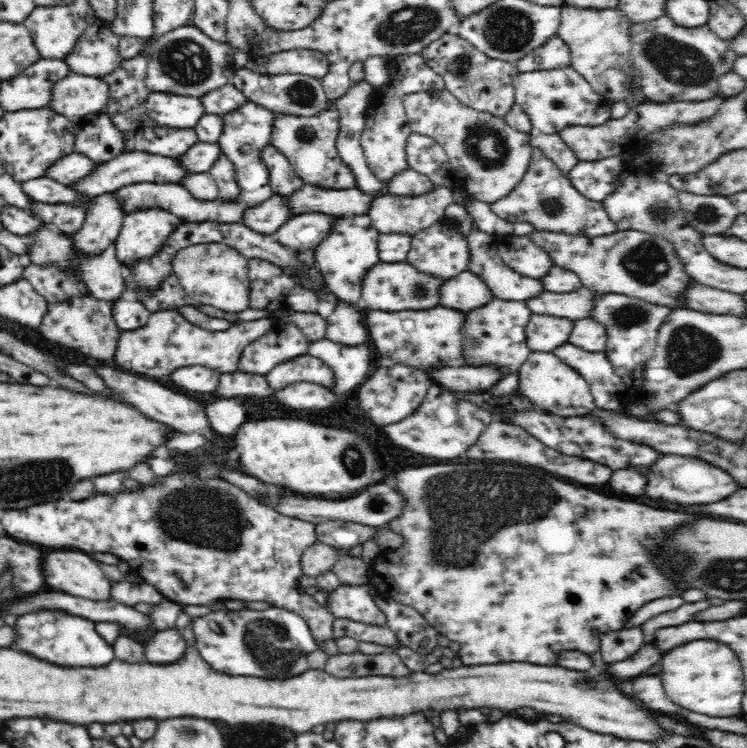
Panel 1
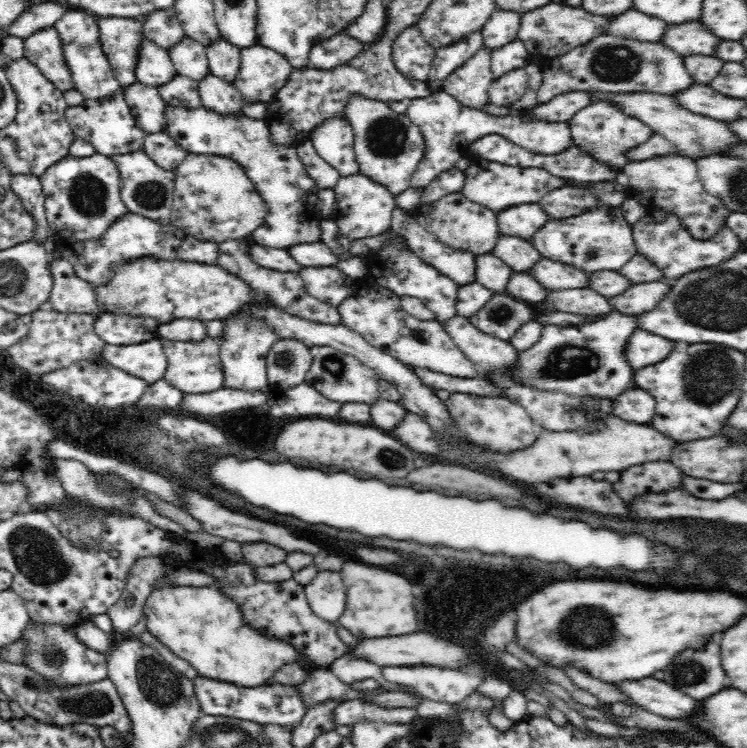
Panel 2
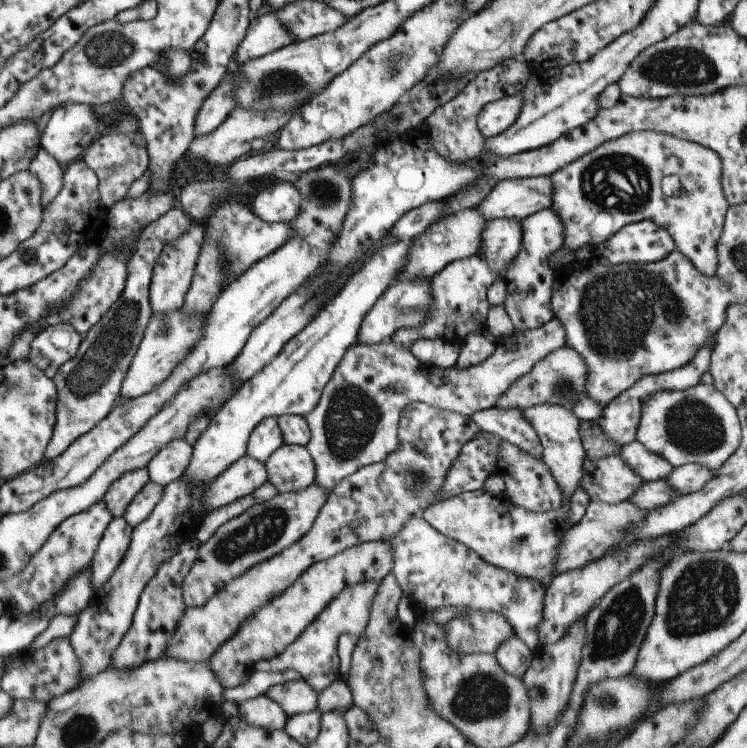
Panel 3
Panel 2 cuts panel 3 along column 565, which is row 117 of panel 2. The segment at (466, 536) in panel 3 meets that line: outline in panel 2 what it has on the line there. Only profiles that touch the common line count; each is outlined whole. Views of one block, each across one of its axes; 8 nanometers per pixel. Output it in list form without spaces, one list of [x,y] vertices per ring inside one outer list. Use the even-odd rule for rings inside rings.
[[[438,90],[426,98],[412,99],[408,103],[405,115],[418,126],[426,143],[424,158],[420,160],[416,172],[409,180],[409,187],[414,190],[424,191],[424,188],[437,176],[451,170],[461,158],[467,155],[468,145],[488,134],[498,134],[525,150],[532,150],[536,154],[547,154],[547,156],[564,152],[575,146],[568,122],[542,122],[532,117],[530,110],[518,116],[490,116],[480,109],[464,106],[443,90]]]

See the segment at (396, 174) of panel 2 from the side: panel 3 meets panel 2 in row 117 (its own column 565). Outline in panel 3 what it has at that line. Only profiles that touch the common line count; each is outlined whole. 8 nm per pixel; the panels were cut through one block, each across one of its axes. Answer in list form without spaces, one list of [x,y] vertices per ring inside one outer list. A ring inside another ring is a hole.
[[[563,346],[539,360],[528,374],[514,380],[514,384],[510,384],[510,388],[494,408],[524,410],[539,404],[553,404],[573,411],[576,400],[586,395],[586,382],[588,382],[586,378],[588,378],[588,364],[584,362],[584,358],[573,348]]]

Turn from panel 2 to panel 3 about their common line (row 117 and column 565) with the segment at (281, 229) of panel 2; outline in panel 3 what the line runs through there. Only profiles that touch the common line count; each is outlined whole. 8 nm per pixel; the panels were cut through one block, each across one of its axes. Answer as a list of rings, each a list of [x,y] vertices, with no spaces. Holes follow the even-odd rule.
[[[658,131],[630,132],[620,138],[604,142],[588,154],[577,158],[564,168],[557,170],[552,178],[552,206],[564,224],[564,244],[570,252],[576,252],[587,245],[606,242],[627,224],[652,220],[666,228],[672,236],[676,251],[682,252],[698,272],[714,276],[718,266],[718,240],[722,234],[728,212],[728,202],[722,192],[721,156],[701,144],[682,140],[677,136]],[[674,176],[680,194],[666,194],[664,178]]]

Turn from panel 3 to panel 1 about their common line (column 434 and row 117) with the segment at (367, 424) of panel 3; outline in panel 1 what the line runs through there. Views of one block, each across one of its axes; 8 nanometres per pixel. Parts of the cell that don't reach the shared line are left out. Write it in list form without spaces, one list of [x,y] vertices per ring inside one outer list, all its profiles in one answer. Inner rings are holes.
[[[421,53],[416,54],[403,54],[395,57],[391,57],[388,62],[388,82],[386,82],[381,88],[374,89],[372,96],[372,102],[367,110],[367,116],[365,120],[365,127],[361,136],[361,146],[367,166],[370,171],[376,175],[376,178],[380,179],[384,184],[387,180],[395,177],[398,173],[403,173],[404,170],[410,169],[406,157],[406,144],[409,136],[412,134],[410,125],[408,124],[408,117],[406,111],[404,111],[404,96],[406,94],[422,92],[422,91],[435,91],[445,88],[444,79],[422,58]]]

